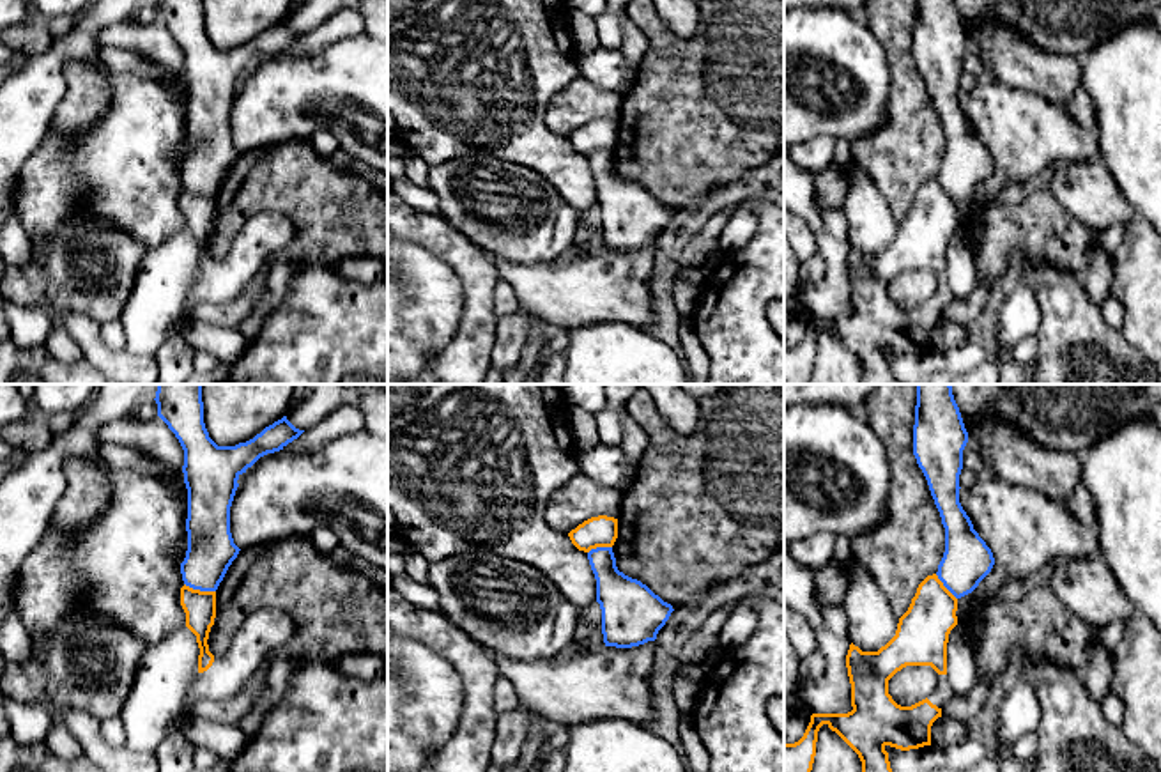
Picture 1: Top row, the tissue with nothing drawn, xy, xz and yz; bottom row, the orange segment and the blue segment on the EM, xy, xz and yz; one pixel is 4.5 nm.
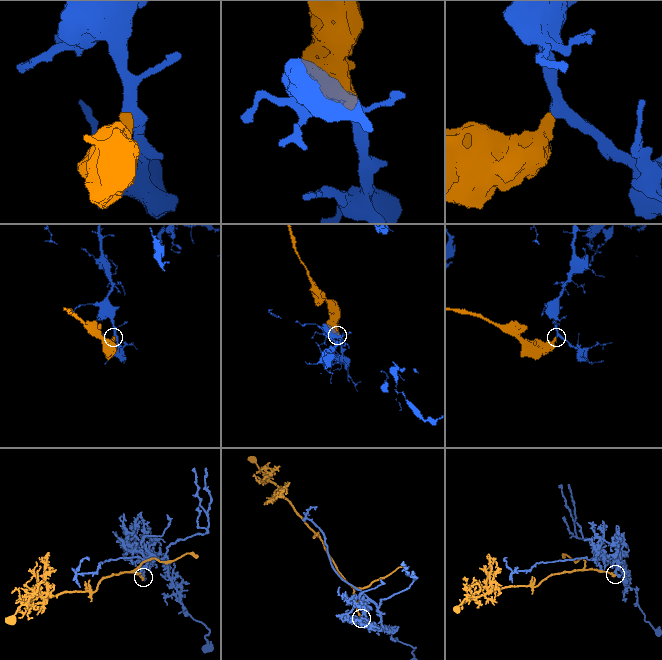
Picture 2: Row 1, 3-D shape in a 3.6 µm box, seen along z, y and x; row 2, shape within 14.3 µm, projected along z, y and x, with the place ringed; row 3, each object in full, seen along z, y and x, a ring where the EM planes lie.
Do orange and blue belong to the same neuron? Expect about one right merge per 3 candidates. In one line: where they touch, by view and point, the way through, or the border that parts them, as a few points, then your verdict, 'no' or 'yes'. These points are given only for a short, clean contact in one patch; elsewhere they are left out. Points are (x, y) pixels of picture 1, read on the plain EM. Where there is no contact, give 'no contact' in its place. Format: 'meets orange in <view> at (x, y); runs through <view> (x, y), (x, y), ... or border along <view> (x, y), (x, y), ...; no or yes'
meets orange in xy at (199, 193); border along xy (184, 186), (215, 195); no

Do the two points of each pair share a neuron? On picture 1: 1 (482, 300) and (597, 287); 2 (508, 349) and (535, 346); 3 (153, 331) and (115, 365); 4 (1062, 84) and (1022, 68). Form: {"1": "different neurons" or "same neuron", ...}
{"1": "different neurons", "2": "different neurons", "3": "different neurons", "4": "same neuron"}

